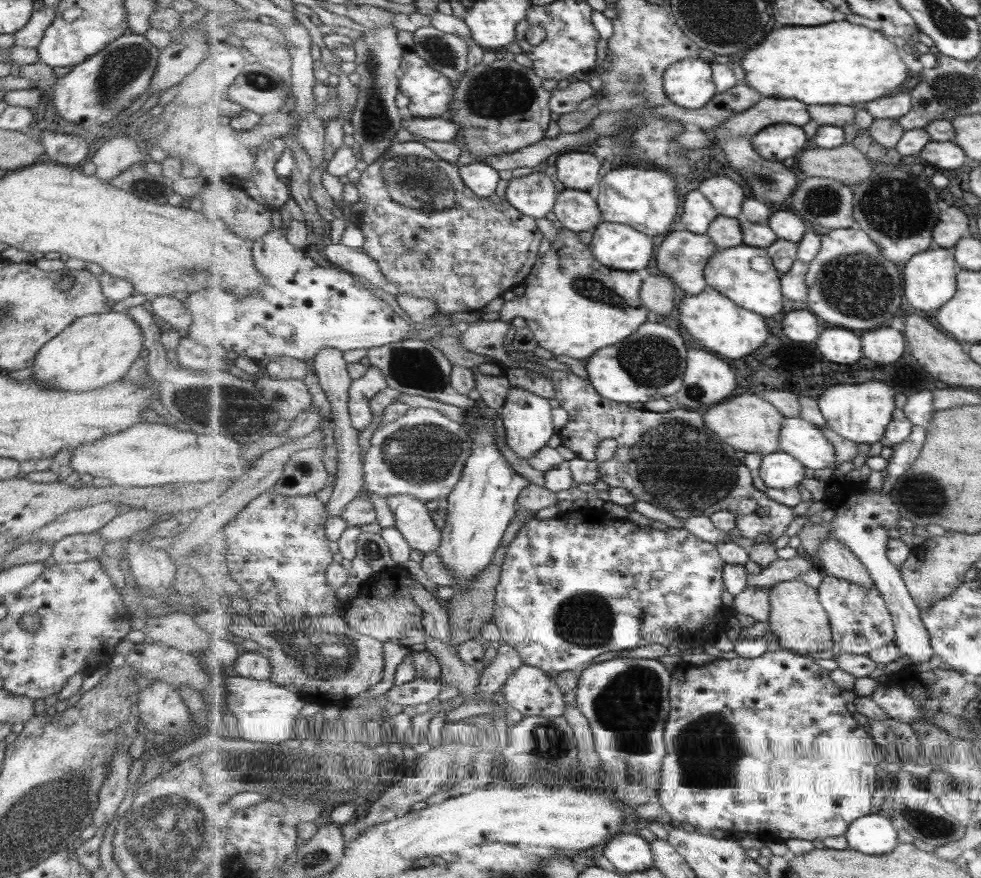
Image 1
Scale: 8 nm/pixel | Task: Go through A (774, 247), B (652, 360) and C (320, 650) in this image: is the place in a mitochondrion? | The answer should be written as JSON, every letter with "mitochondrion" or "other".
{"A":"other","B":"mitochondrion","C":"mitochondrion"}

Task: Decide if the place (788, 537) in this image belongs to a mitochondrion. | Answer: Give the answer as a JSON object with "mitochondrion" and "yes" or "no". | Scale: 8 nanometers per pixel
{"mitochondrion":"no"}

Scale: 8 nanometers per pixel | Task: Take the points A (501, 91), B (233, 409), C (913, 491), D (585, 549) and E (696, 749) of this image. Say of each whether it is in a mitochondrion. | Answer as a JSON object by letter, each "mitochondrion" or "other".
{"A":"mitochondrion","B":"mitochondrion","C":"mitochondrion","D":"other","E":"mitochondrion"}

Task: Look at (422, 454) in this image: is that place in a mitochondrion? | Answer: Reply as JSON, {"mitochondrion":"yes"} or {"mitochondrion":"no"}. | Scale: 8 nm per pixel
{"mitochondrion":"yes"}

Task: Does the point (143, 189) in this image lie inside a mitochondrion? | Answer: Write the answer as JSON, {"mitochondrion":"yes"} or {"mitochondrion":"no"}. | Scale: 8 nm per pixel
{"mitochondrion":"yes"}

